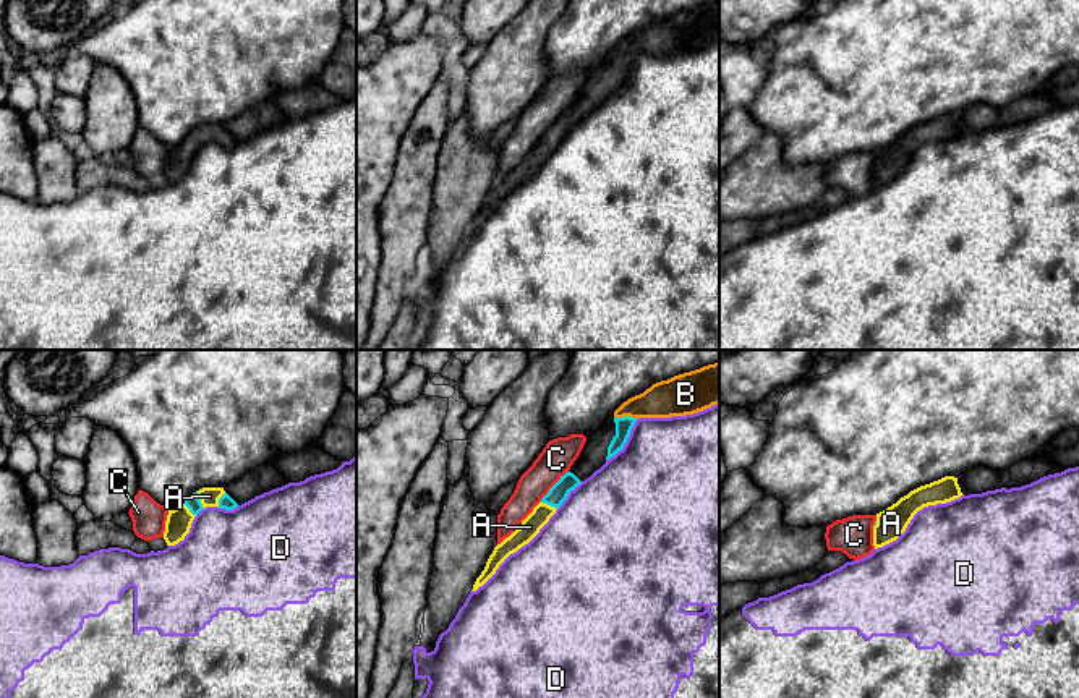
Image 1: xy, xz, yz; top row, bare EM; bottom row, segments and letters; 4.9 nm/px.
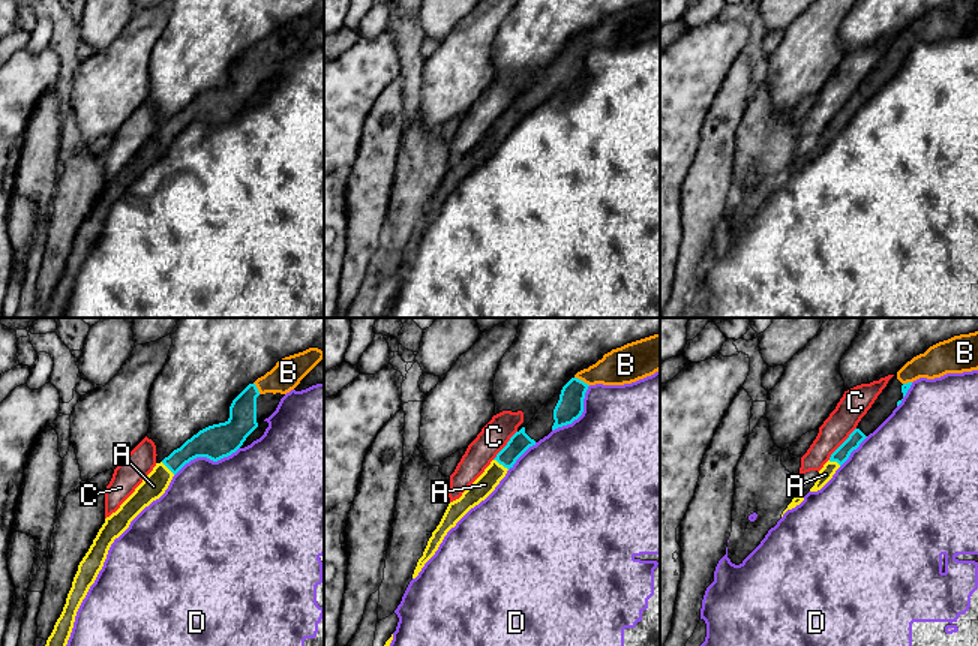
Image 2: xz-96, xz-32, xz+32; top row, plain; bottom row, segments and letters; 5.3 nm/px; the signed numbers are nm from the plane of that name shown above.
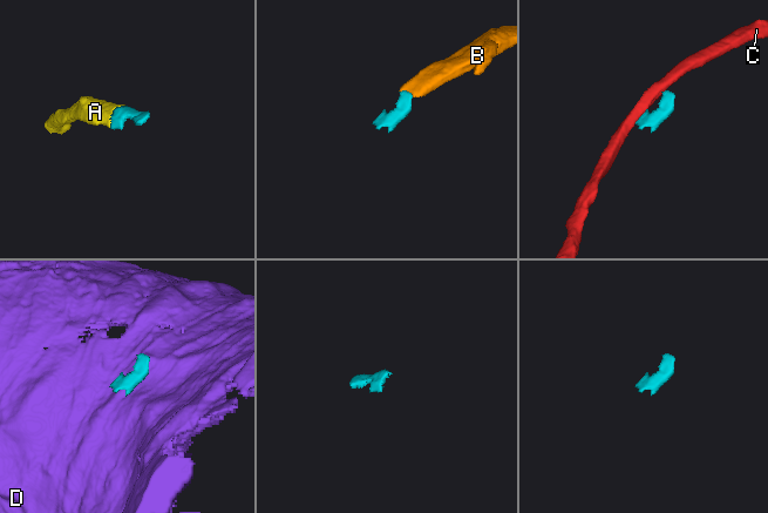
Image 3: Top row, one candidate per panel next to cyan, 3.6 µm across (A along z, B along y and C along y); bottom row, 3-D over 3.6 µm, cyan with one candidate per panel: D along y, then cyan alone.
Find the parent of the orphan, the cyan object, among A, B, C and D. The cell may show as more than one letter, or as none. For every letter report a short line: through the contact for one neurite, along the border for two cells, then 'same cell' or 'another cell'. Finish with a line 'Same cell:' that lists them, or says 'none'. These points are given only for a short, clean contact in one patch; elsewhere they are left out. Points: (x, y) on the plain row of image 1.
A: xy (193, 140), (198, 136), (209, 133) | same cell
B: same cell
C: xz (567, 107), (540, 138) | another cell
D: another cell
Same cell: A, B

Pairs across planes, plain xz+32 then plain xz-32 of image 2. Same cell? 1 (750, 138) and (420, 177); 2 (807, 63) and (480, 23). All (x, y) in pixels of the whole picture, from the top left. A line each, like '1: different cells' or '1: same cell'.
1: same cell
2: same cell

